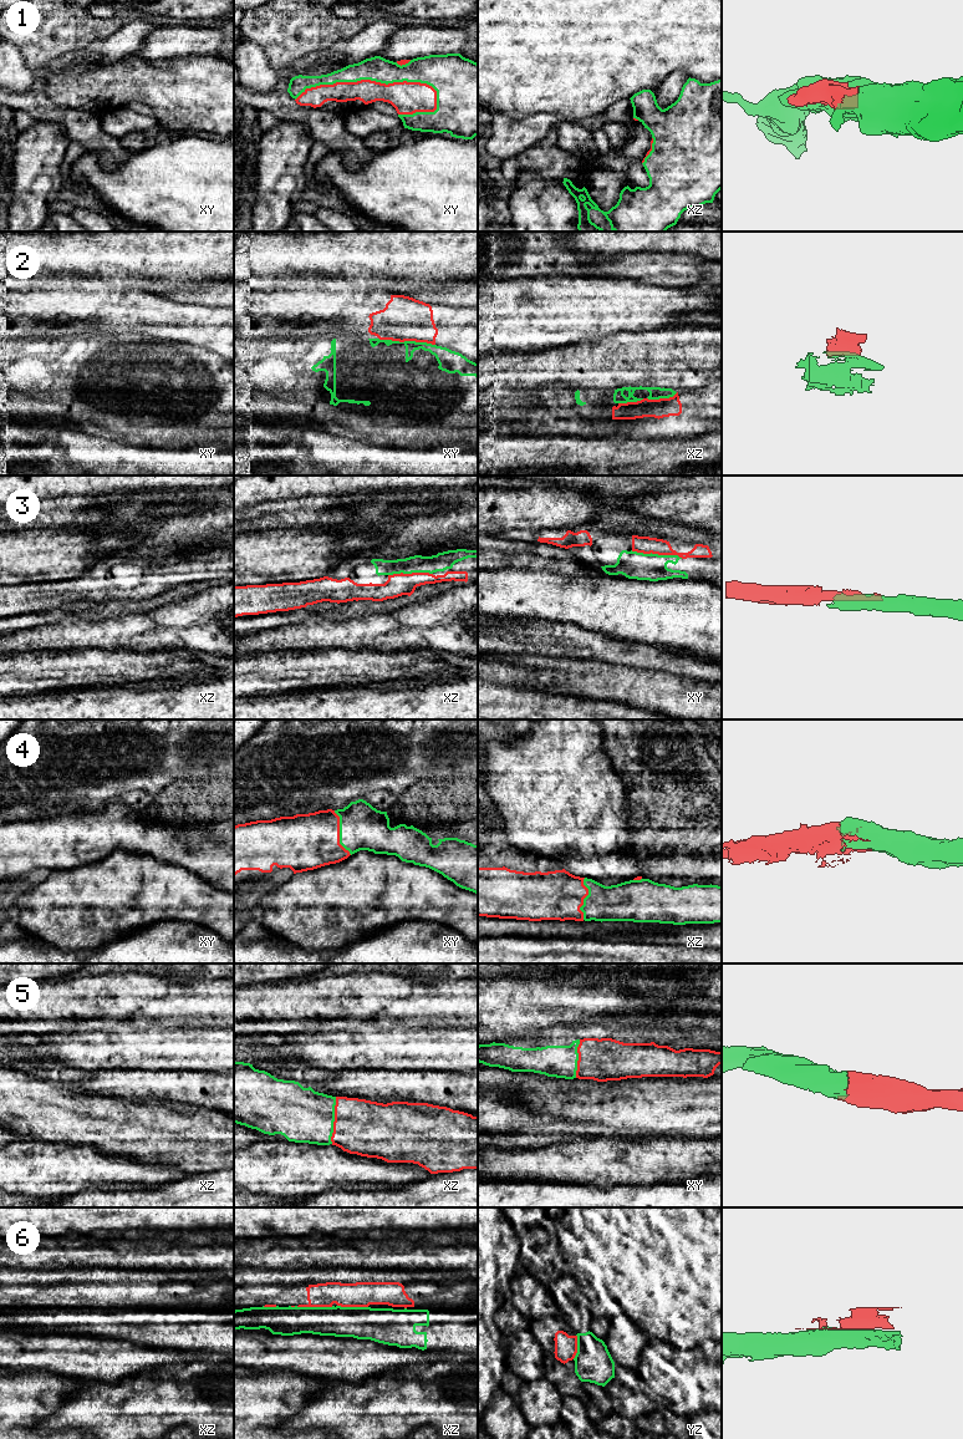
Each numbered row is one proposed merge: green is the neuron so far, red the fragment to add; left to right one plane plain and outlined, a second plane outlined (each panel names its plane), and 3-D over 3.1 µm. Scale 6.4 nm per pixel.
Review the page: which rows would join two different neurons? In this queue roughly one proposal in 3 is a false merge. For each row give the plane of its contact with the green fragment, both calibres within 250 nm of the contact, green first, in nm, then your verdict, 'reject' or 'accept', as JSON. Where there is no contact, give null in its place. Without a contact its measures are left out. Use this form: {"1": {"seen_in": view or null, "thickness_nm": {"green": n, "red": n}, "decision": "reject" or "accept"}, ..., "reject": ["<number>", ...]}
{"1": {"seen_in": "xy", "thickness_nm": {"green": 160, "red": 180}, "decision": "accept"}, "2": {"seen_in": "xy", "thickness_nm": {"green": 110, "red": 280}, "decision": "reject"}, "3": {"seen_in": "xy", "thickness_nm": {"green": 180, "red": 110}, "decision": "accept"}, "4": {"seen_in": "xy", "thickness_nm": {"green": 300, "red": 360}, "decision": "accept"}, "5": {"seen_in": "xz", "thickness_nm": {"green": 360, "red": 360}, "decision": "accept"}, "6": {"seen_in": "xz", "thickness_nm": {"green": 190, "red": 160}, "decision": "reject"}, "reject": ["2", "6"]}

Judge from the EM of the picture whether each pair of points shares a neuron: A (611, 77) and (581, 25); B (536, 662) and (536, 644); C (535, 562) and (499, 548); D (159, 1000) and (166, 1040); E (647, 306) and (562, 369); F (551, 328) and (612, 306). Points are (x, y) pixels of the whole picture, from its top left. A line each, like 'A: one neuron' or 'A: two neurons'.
A: one neuron
B: two neurons
C: one neuron
D: two neurons
E: two neurons
F: one neuron

